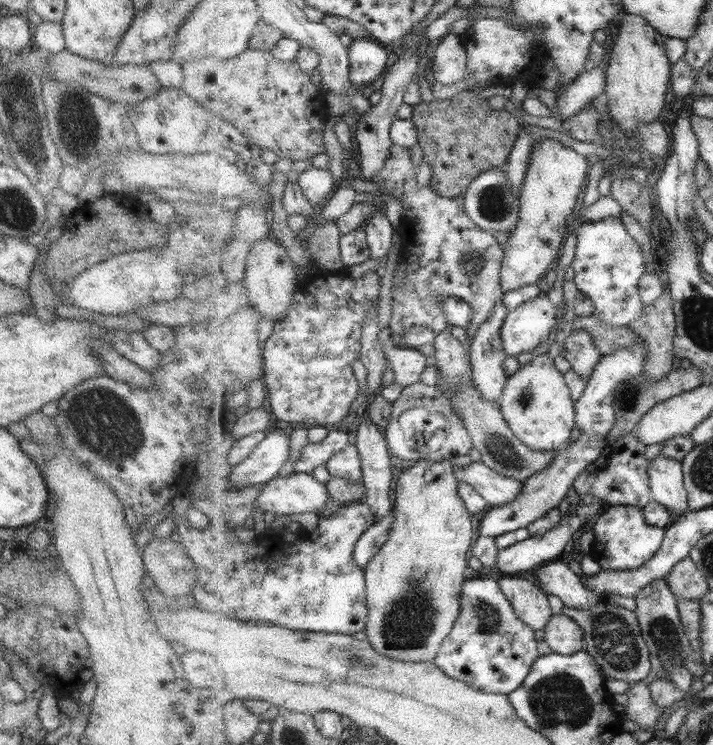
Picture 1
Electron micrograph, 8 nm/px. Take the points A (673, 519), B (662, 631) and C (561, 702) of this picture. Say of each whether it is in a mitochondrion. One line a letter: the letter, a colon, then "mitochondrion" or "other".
A: other
B: mitochondrion
C: mitochondrion

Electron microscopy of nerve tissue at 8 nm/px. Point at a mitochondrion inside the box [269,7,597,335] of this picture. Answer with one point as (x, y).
(493, 206)

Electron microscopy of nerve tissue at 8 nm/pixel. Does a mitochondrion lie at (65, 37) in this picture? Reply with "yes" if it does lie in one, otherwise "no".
no

